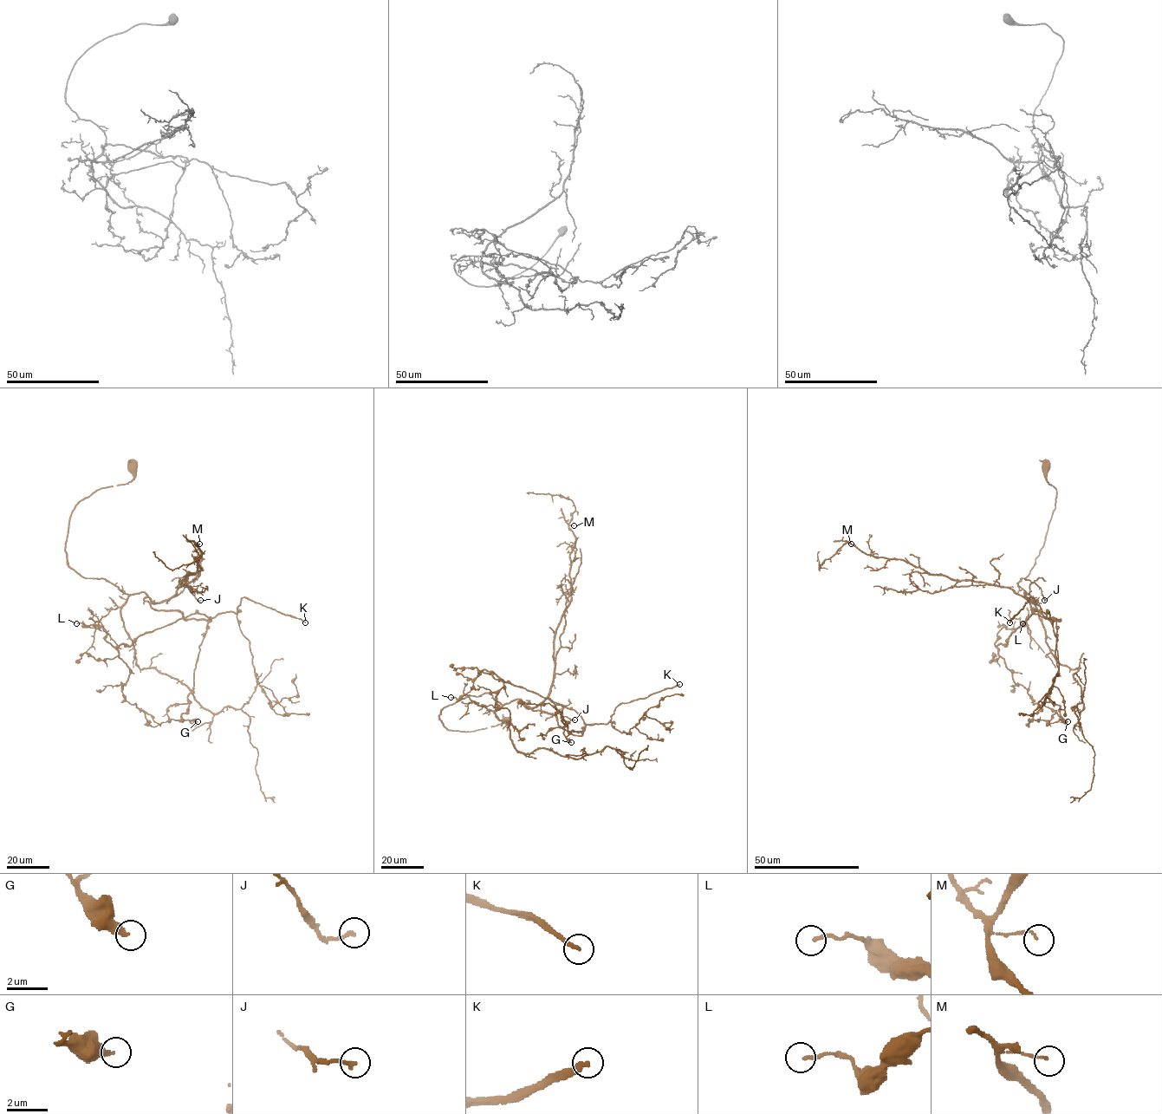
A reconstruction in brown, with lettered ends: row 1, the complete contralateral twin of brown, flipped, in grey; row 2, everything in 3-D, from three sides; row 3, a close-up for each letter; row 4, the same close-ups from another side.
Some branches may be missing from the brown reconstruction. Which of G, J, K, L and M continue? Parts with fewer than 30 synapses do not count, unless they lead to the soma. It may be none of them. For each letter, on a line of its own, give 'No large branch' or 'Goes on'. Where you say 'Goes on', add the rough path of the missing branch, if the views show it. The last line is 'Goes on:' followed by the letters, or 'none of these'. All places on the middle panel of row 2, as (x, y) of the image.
G: No large branch
J: No large branch
K: Goes on. Course of what is missing: (679, 684), (699, 676), (694, 681), (697, 696), (696, 705), (689, 714), (691, 719)
L: No large branch
M: No large branch
Goes on: K

